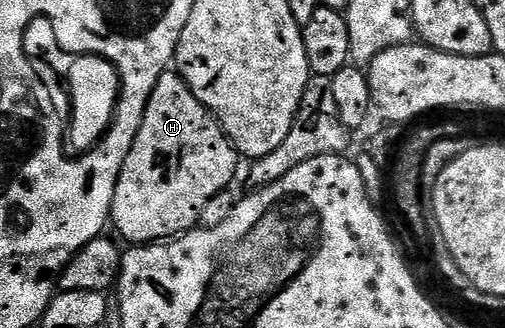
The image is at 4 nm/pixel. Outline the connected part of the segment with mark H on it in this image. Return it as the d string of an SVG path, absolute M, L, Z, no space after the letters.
M176 70L162 72L159 82L155 82L139 130L124 157L123 170L115 186L111 224L117 227L123 239L129 240L125 242L133 246L165 242L198 227L203 206L234 183L232 180L237 176L239 161L239 153L220 122L211 115L207 106L203 106L203 102L199 102L199 98L195 98L195 94L191 94L187 82L183 82Z

